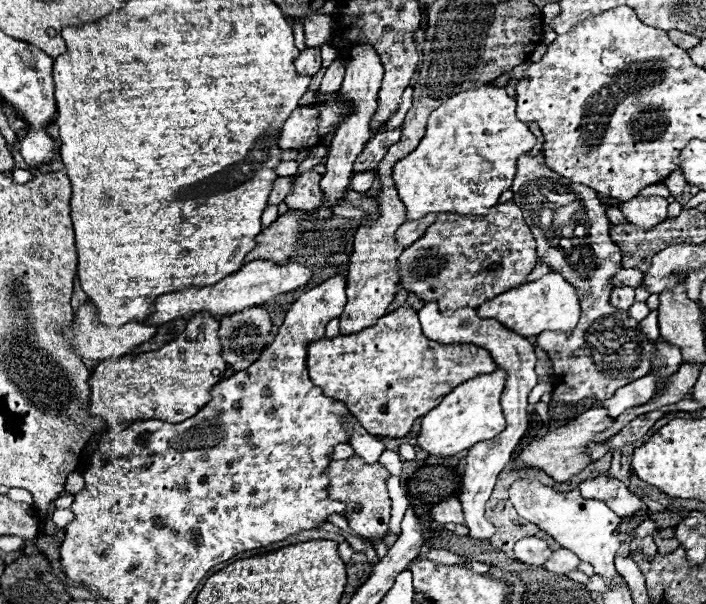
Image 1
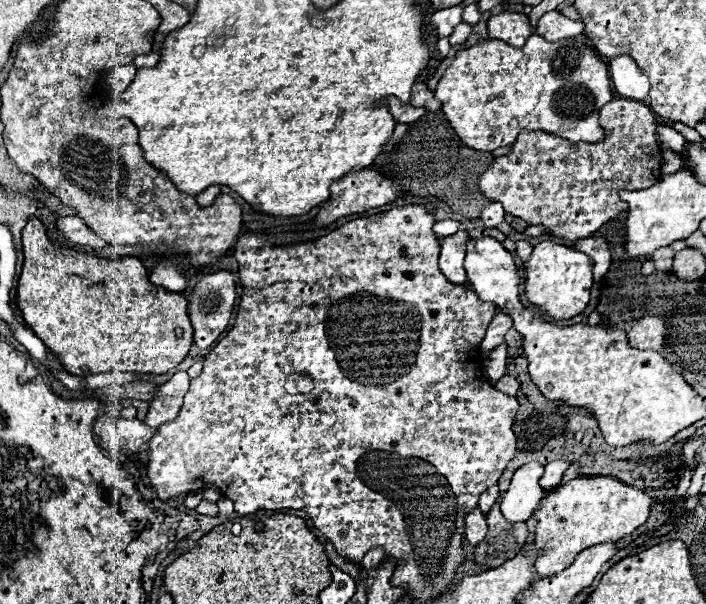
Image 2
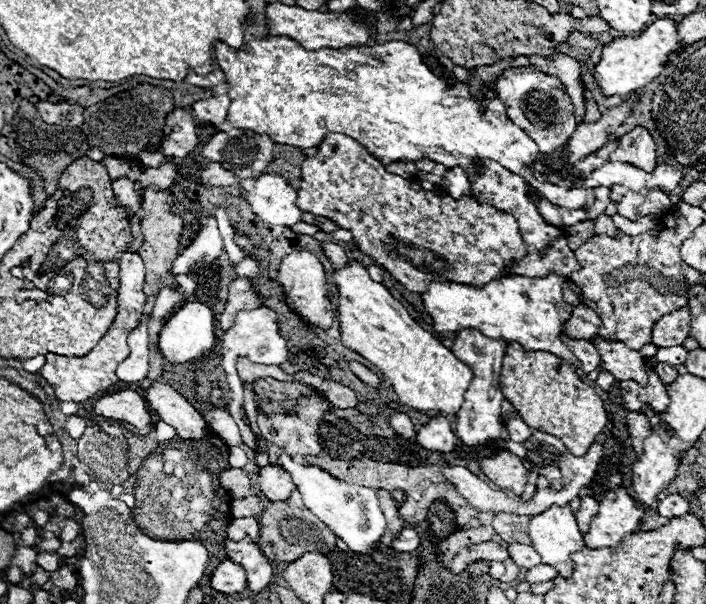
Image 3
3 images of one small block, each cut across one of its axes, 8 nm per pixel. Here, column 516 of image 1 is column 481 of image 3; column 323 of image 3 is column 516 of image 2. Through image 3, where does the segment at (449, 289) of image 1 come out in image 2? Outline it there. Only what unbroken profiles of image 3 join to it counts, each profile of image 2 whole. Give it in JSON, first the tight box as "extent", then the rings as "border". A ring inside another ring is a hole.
{"extent":[480,98,662,238],"border":[[[616,98],[600,110],[600,124],[606,128],[608,136],[596,144],[572,144],[548,132],[520,132],[518,140],[512,144],[512,152],[496,158],[494,164],[480,176],[482,194],[492,202],[500,202],[508,214],[522,218],[530,226],[540,224],[558,238],[588,238],[620,214],[622,200],[618,198],[618,190],[642,190],[660,178],[662,146],[656,138],[660,124],[656,122],[650,106],[638,100]]]}

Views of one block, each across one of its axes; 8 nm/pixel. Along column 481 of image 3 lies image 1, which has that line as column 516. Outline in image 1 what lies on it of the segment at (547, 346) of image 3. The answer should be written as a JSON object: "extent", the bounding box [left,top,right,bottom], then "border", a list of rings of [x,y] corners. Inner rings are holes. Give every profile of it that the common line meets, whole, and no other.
{"extent":[478,272,580,338],"border":[[[550,272],[536,282],[526,282],[518,288],[506,290],[496,298],[484,302],[482,306],[478,306],[478,314],[484,318],[496,318],[506,328],[530,338],[538,336],[544,330],[568,332],[576,328],[580,318],[580,300],[578,300],[578,290],[562,274]]]}

